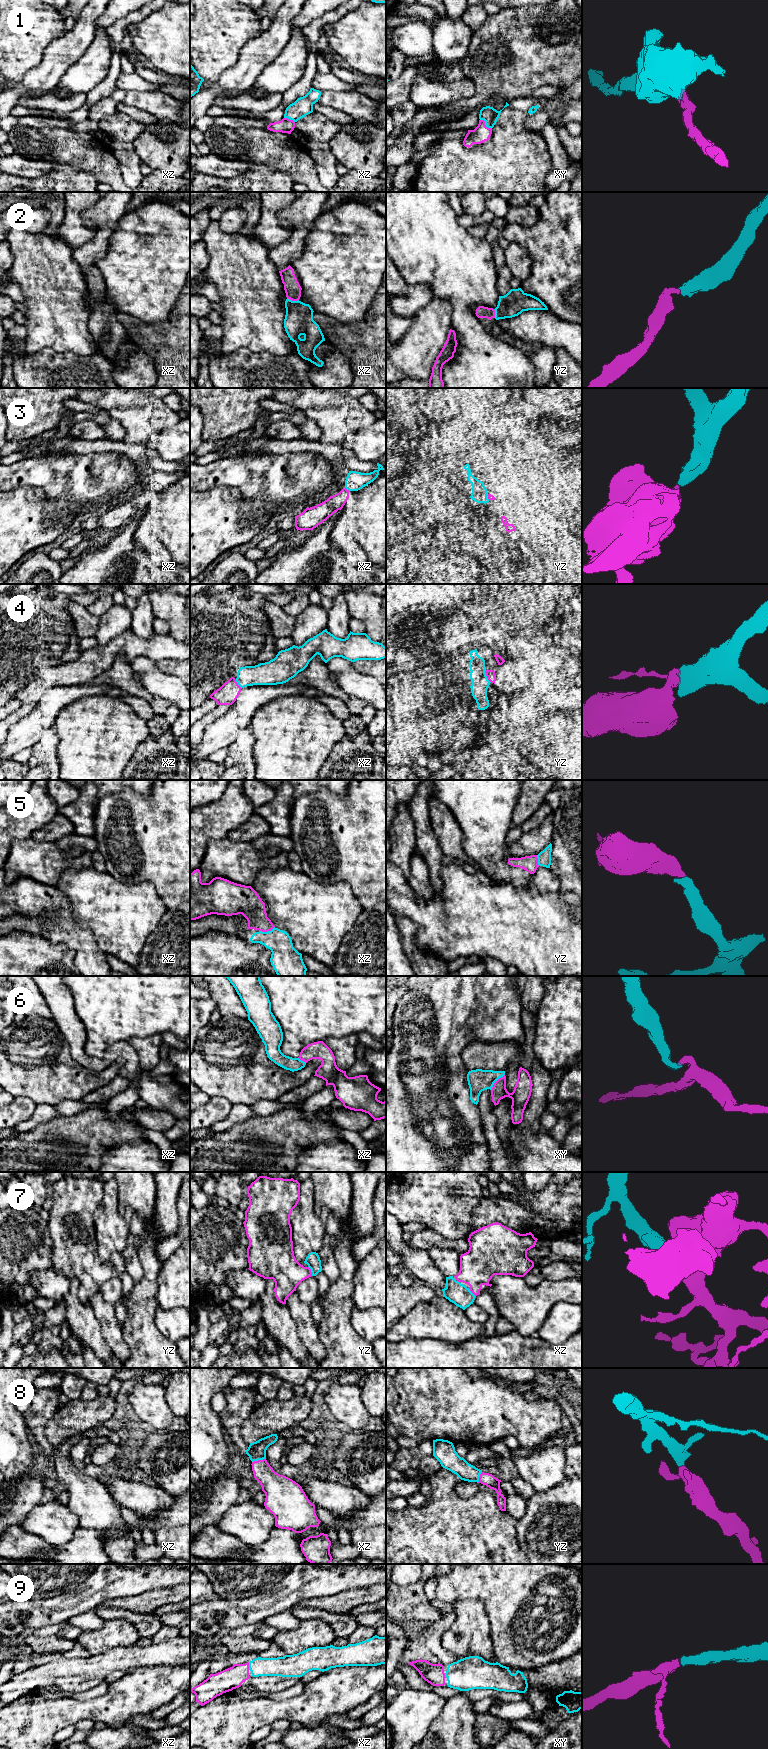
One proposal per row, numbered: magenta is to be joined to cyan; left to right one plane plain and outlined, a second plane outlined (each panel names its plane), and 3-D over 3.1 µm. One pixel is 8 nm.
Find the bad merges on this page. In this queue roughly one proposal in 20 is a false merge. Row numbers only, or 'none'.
none

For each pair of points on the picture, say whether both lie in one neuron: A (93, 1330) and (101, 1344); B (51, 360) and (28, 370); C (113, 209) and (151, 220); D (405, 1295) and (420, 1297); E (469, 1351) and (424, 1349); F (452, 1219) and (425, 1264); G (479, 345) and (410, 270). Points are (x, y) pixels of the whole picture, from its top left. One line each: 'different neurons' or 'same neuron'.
A: same neuron
B: same neuron
C: different neurons
D: same neuron
E: same neuron
F: different neurons
G: same neuron

